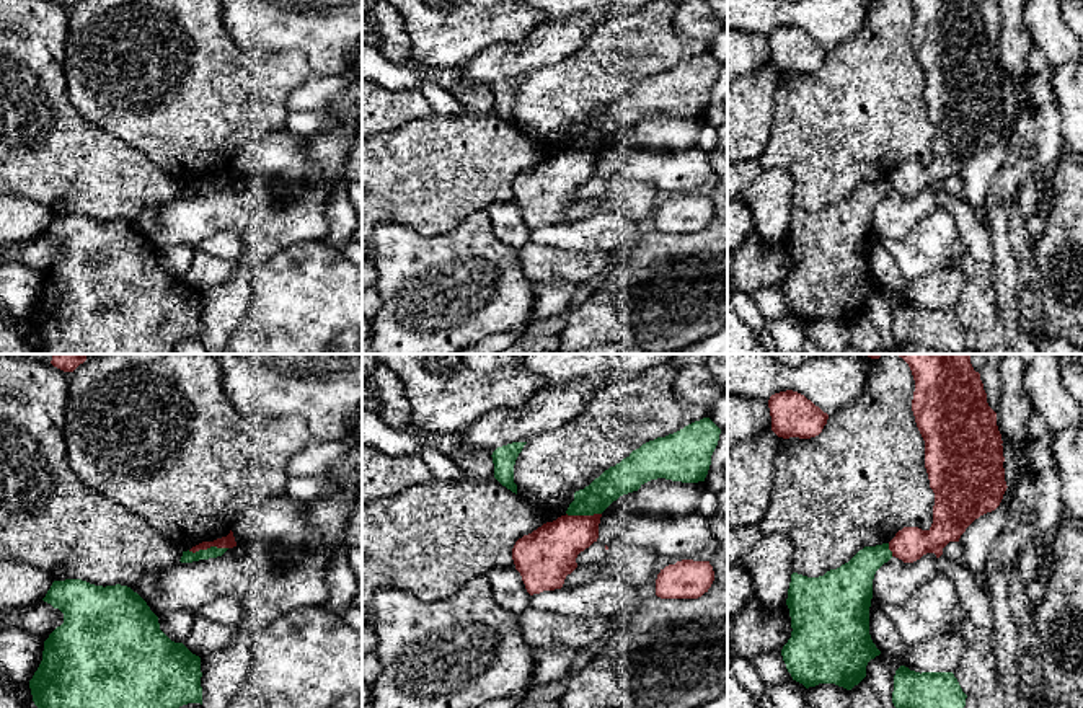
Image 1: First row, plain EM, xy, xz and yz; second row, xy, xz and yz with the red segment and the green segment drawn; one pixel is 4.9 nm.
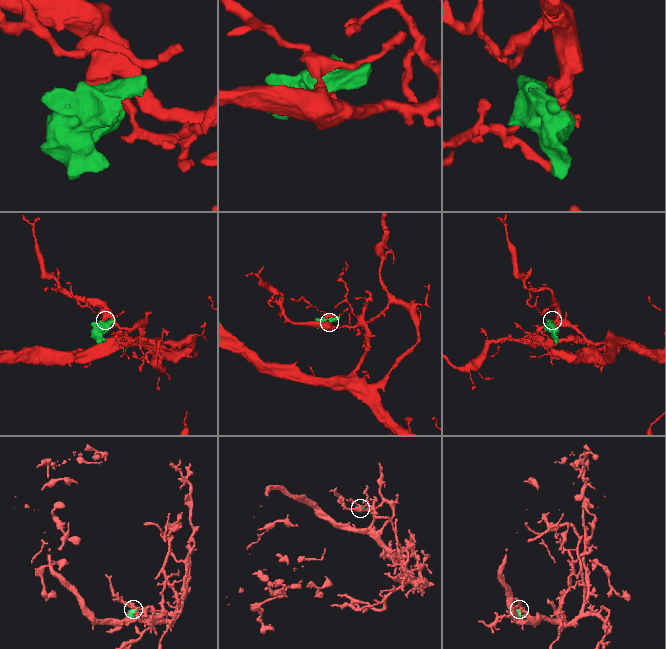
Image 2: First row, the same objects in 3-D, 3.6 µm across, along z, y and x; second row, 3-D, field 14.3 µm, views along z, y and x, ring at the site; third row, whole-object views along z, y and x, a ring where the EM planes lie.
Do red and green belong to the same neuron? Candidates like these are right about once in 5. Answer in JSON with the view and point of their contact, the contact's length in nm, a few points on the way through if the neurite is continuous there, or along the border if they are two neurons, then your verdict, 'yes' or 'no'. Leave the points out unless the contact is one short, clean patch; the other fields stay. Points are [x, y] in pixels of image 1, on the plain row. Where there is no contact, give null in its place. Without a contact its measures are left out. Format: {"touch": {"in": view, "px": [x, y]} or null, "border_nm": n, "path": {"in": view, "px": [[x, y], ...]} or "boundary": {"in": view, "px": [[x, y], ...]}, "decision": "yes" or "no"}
{"touch": {"in": "xy", "px": [207, 181]}, "border_nm": 200, "decision": "no"}

